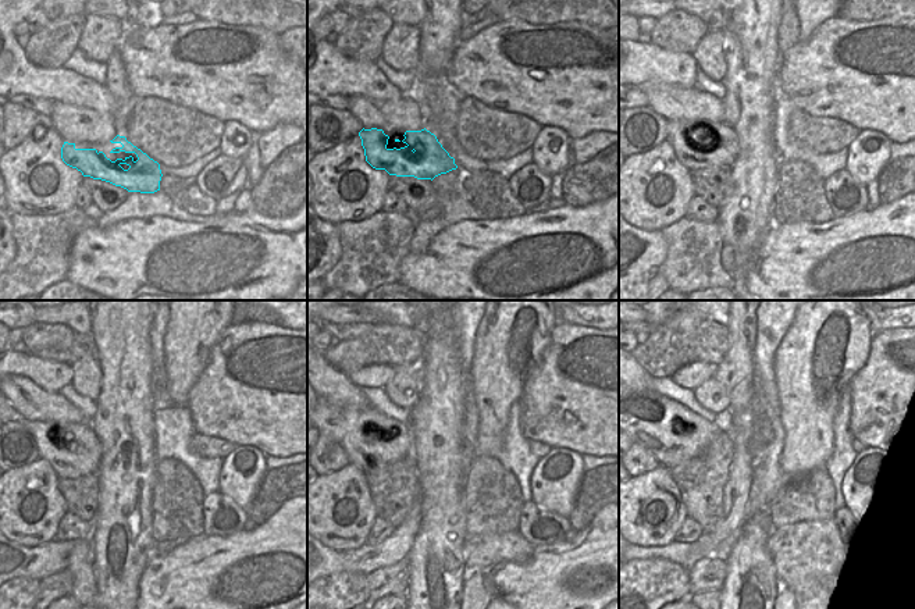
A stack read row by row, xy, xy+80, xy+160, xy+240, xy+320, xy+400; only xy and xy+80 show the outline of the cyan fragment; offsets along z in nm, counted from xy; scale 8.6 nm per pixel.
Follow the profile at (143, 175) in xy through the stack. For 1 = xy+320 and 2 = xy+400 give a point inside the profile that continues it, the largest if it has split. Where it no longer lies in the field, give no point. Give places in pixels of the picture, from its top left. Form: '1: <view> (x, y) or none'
1: xy+320 (370, 438)
2: xy+400 (672, 433)

